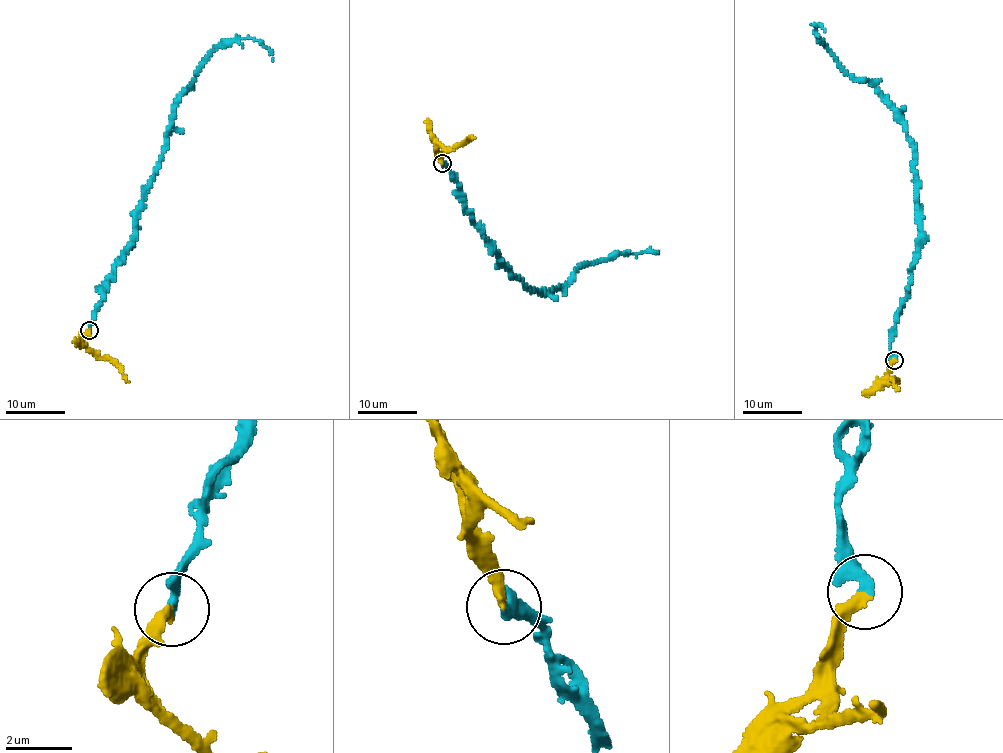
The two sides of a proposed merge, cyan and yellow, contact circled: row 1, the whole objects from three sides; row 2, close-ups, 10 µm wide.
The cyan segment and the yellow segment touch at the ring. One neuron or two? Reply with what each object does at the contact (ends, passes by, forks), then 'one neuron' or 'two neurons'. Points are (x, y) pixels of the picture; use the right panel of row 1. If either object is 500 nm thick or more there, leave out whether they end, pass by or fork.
cyan ends; yellow ends; one neuron

